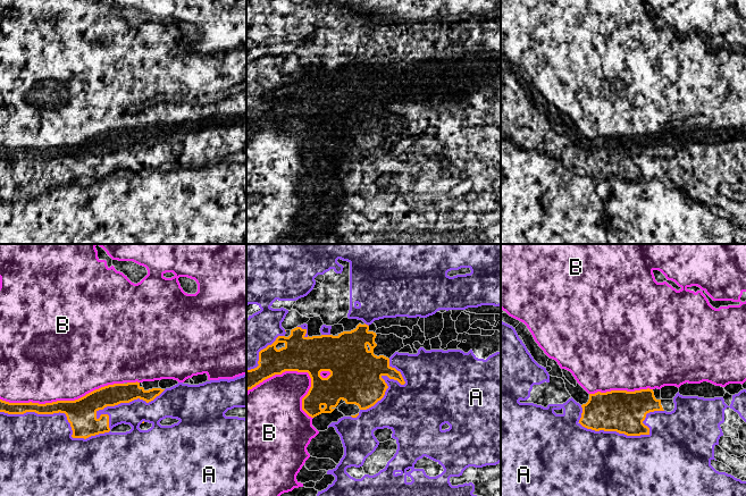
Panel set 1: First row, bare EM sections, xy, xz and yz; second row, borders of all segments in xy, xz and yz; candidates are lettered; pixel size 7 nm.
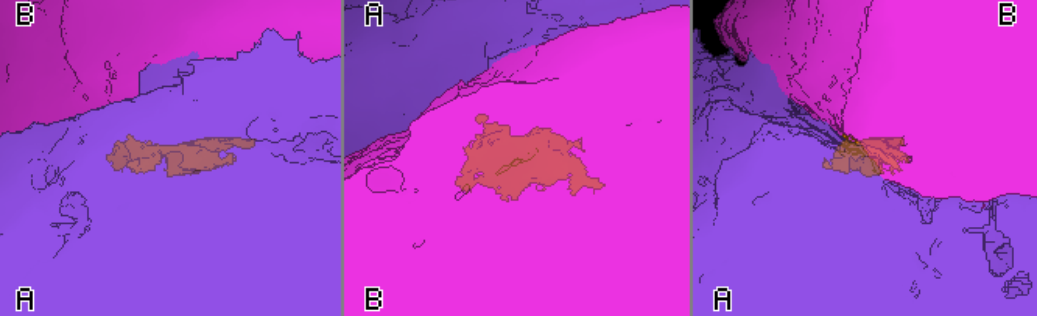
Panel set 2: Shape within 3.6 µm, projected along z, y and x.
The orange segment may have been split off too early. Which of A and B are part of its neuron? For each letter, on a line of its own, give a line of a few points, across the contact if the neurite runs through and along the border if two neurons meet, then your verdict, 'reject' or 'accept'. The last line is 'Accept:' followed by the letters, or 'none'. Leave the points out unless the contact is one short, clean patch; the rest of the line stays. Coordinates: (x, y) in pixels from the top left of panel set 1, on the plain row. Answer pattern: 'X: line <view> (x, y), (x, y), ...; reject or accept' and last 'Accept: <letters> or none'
A: accept
B: reject
Accept: A

